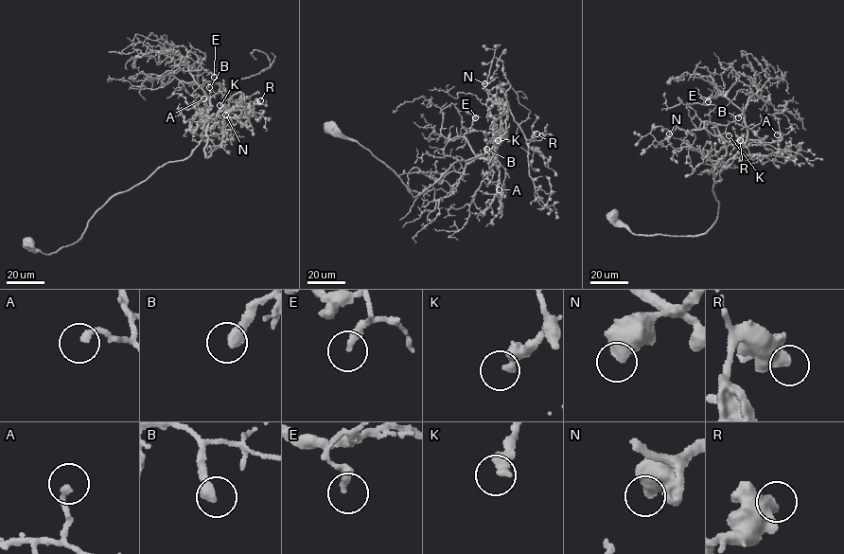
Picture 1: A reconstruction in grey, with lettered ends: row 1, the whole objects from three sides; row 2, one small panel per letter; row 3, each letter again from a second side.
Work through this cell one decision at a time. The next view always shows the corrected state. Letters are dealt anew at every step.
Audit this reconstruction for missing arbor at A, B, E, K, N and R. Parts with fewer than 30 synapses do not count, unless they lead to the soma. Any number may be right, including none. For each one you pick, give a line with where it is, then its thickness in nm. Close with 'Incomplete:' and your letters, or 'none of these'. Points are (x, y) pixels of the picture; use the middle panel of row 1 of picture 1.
Incomplete: none of these

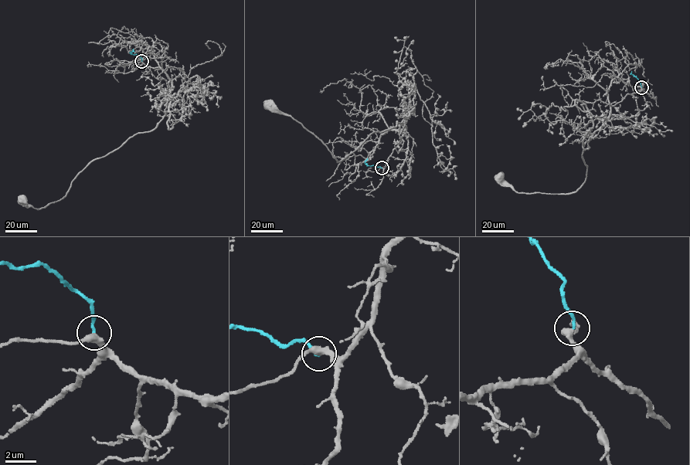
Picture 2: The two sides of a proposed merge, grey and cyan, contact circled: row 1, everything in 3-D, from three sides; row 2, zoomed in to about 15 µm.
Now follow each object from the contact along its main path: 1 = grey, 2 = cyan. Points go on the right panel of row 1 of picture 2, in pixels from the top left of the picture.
1: (641, 87), (613, 105), (608, 120), (590, 138), (582, 155), (586, 178), (574, 192), (518, 192), (499, 177)
2: (641, 87), (631, 71)

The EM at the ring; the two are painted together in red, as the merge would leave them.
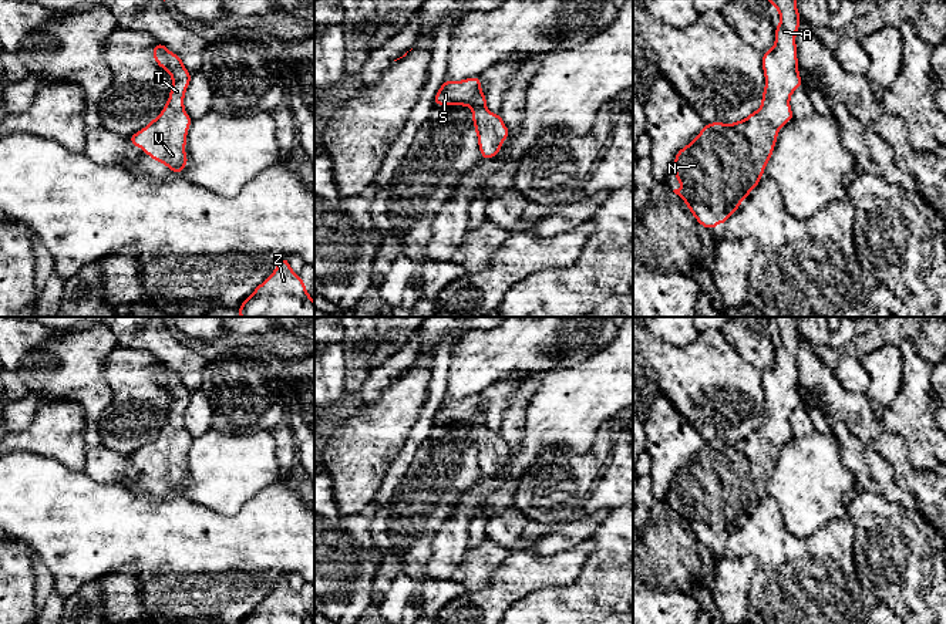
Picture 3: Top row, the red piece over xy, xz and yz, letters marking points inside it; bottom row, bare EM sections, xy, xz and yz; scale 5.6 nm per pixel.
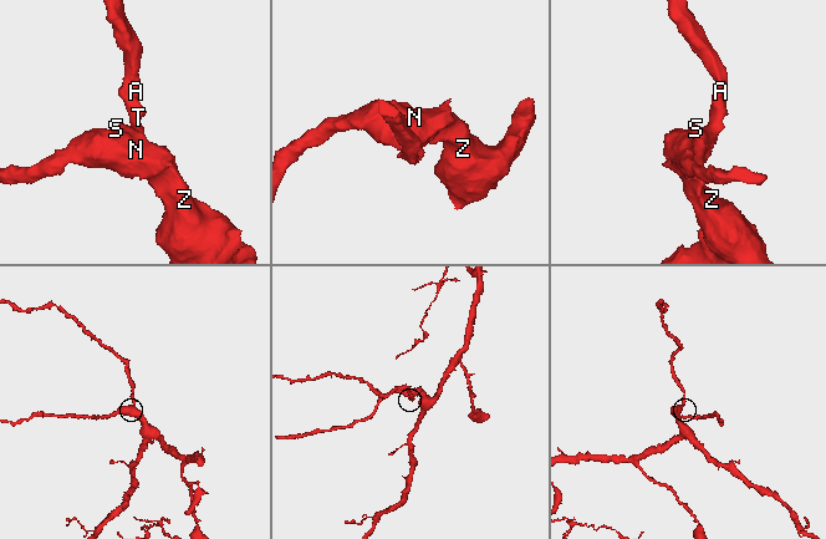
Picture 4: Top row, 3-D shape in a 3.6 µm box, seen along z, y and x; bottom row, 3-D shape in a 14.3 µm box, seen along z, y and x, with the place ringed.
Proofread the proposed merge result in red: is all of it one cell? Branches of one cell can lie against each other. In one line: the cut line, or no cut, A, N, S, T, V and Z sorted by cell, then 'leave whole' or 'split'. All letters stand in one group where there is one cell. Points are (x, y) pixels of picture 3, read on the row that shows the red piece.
no cut | A N S T V Z | leave whole

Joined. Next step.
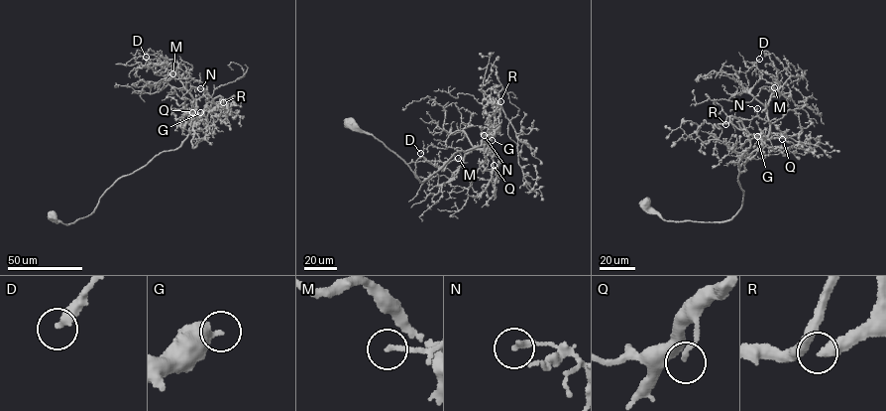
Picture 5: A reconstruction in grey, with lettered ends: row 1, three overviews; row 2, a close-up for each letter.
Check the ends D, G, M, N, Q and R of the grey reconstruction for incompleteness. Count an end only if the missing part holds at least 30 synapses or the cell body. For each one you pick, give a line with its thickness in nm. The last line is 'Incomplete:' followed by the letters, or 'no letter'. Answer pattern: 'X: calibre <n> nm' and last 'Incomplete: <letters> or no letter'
R: calibre 320 nm
Incomplete: R

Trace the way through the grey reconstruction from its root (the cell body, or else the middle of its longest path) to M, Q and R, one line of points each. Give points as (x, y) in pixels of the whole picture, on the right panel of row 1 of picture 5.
M: (644, 204), (650, 212), (669, 221), (731, 218), (742, 204), (740, 173), (768, 133), (766, 109), (774, 87)
Q: (644, 204), (650, 212), (669, 221), (729, 220), (742, 204), (737, 179), (749, 155), (770, 133), (782, 139)
R: (644, 204), (669, 221), (719, 222), (735, 214), (749, 139), (737, 118), (725, 124)

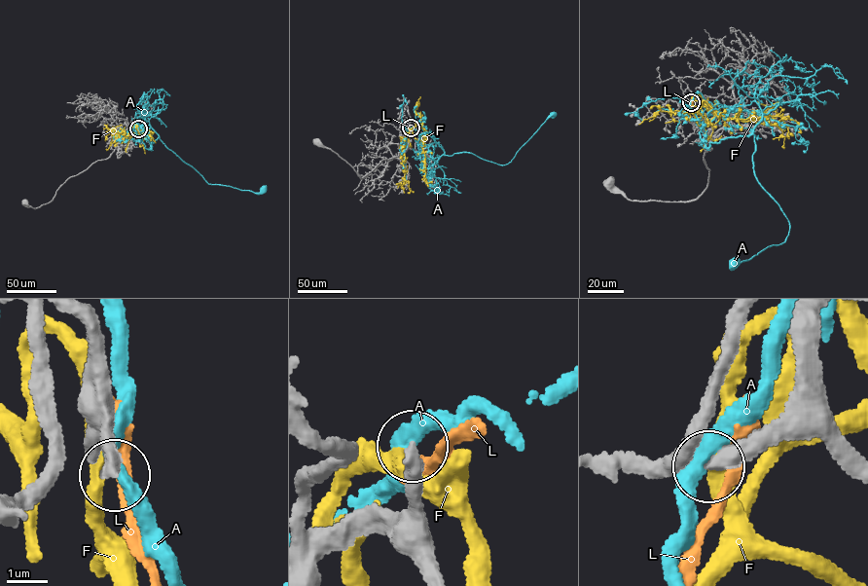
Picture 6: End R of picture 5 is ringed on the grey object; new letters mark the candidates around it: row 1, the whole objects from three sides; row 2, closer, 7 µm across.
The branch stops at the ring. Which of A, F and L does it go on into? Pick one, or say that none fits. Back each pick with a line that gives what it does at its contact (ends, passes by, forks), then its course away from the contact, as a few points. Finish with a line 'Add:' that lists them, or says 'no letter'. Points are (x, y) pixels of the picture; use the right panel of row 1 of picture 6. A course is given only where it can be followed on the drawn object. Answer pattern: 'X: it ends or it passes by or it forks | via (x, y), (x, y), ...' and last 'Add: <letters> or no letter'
Add: no letter

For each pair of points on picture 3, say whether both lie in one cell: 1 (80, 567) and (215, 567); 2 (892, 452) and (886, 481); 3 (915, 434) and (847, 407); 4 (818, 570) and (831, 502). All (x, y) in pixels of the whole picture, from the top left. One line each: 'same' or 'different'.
1: same
2: different
3: different
4: different

